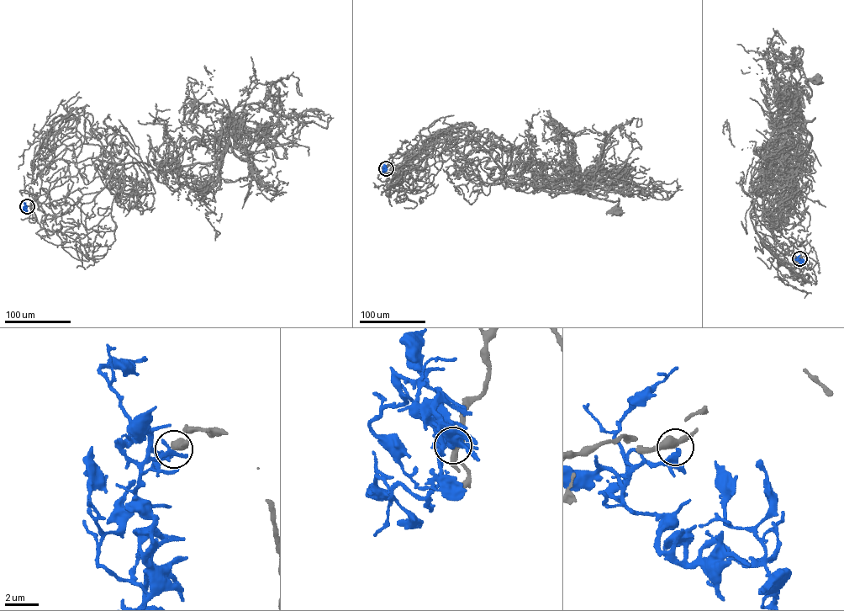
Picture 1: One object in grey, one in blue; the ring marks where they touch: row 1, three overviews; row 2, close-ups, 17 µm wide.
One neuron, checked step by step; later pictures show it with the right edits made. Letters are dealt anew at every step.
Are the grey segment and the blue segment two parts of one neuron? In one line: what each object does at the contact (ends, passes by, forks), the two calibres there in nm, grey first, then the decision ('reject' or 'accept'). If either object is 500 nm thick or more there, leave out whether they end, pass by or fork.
grey passes by; blue ends; calibres 420 and 400 nm; reject

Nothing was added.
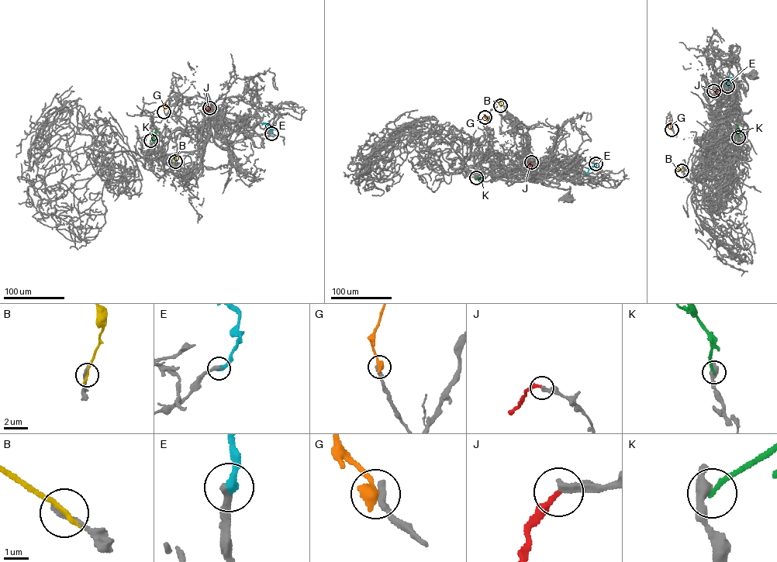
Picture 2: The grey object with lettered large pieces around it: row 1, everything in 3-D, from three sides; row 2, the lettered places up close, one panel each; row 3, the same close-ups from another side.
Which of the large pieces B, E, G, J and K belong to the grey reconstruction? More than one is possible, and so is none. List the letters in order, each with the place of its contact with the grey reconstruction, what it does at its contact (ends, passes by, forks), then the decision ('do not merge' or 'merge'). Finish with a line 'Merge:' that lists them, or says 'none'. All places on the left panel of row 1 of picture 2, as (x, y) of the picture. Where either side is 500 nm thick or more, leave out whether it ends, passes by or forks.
B: meets grey at (175, 161); it ends there; do not merge
E: meets grey at (271, 133); it ends there; merge
G: meets grey at (164, 112); it ends there; do not merge
J: meets grey at (209, 108); it ends there; merge
K: meets grey at (150, 140); do not merge
Merge: E, J

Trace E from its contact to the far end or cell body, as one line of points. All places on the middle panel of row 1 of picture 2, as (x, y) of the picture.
E: (595, 163), (596, 166), (590, 167), (588, 174)

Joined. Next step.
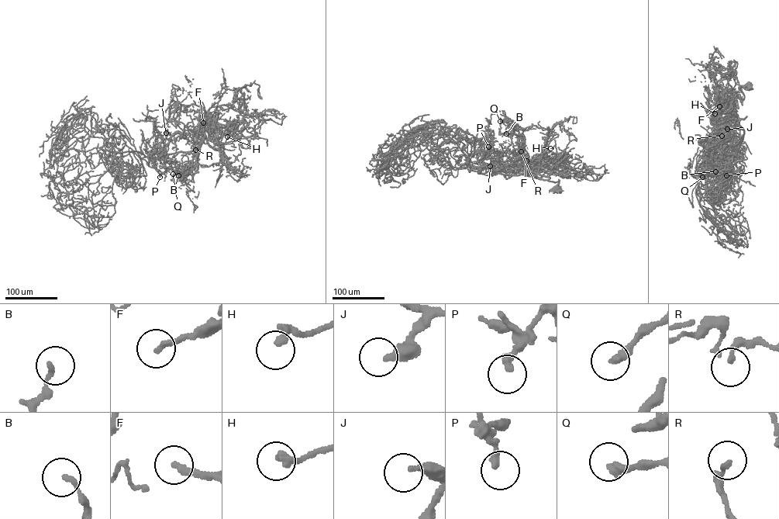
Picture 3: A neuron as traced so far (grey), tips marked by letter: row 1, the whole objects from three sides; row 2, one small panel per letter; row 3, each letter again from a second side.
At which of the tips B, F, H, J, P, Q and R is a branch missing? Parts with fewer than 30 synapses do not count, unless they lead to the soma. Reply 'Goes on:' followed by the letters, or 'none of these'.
Goes on: none of these

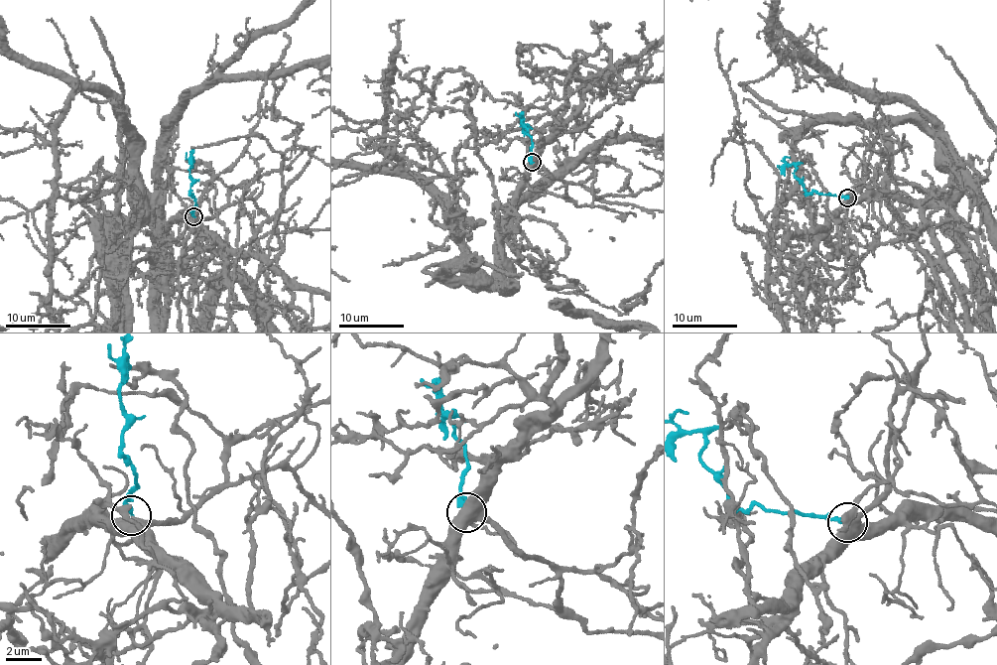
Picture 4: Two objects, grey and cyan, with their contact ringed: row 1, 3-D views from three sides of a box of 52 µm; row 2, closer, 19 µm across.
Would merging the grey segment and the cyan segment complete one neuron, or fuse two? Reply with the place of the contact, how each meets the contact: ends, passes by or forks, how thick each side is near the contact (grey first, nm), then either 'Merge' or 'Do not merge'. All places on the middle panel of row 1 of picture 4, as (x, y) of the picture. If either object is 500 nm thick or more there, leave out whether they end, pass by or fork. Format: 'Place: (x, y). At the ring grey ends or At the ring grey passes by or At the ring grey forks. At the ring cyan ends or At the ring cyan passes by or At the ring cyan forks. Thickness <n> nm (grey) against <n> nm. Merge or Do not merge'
Place: (532, 162). At the ring grey passes by. At the ring cyan ends. Thickness 460 nm (grey) against 260 nm. Merge

